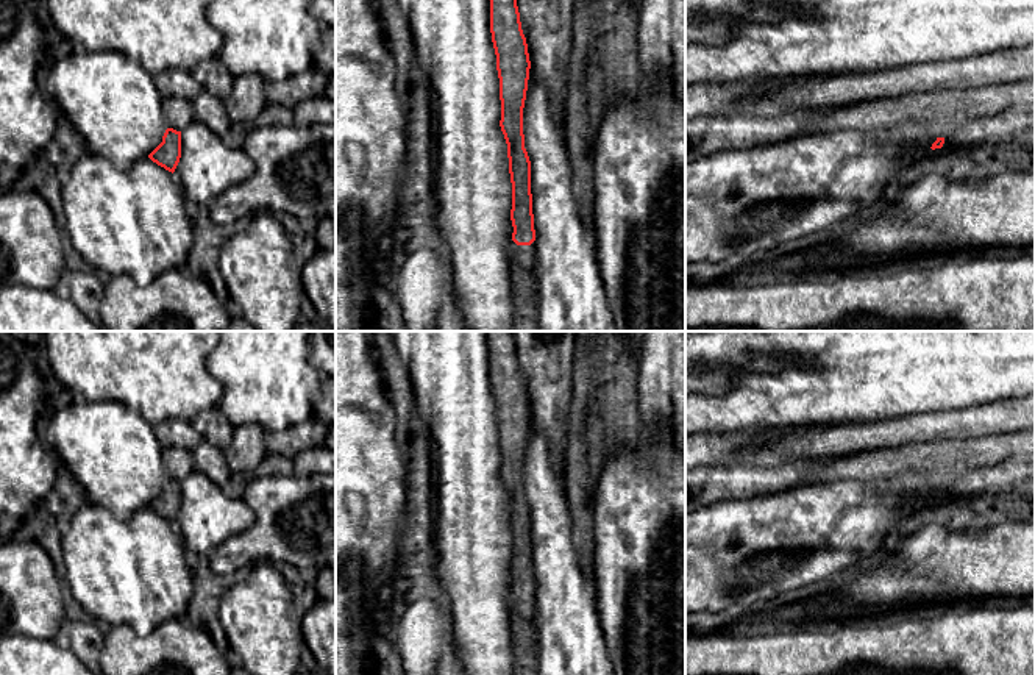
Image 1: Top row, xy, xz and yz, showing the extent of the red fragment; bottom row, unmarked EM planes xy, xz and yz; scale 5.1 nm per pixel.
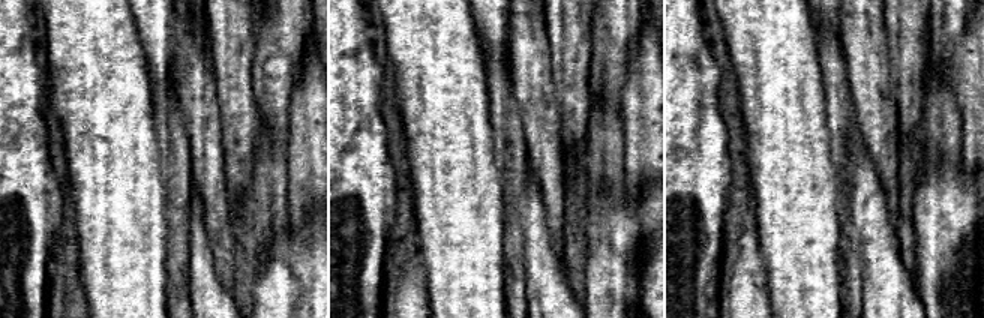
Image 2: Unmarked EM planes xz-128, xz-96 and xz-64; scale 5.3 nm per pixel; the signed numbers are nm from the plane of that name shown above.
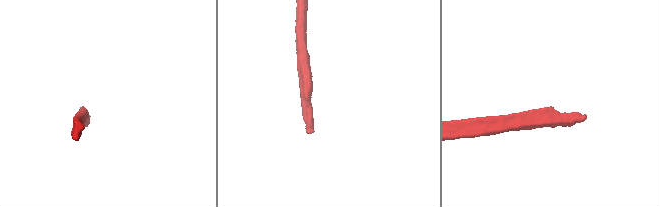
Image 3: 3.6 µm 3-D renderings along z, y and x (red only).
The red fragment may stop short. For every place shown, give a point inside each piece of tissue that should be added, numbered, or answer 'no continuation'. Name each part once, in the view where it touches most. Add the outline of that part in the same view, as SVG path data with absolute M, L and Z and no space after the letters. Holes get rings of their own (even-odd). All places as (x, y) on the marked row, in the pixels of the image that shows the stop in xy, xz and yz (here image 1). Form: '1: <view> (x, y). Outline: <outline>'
1: xy (178, 113). Outline: M170 97L162 100L162 114L169 128L183 131L195 120L194 105L189 98Z

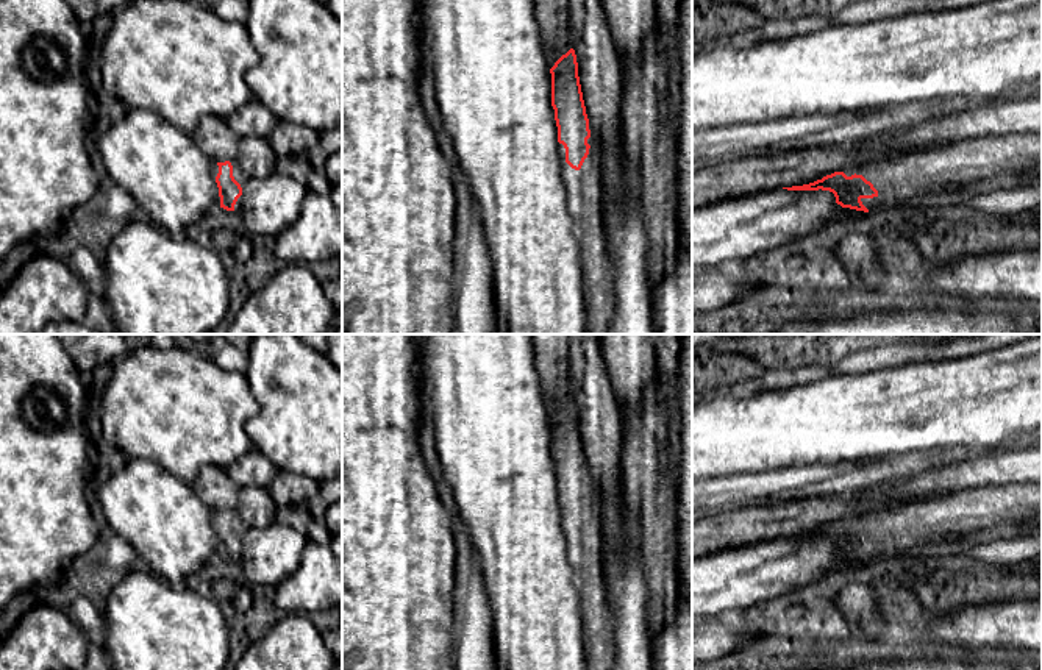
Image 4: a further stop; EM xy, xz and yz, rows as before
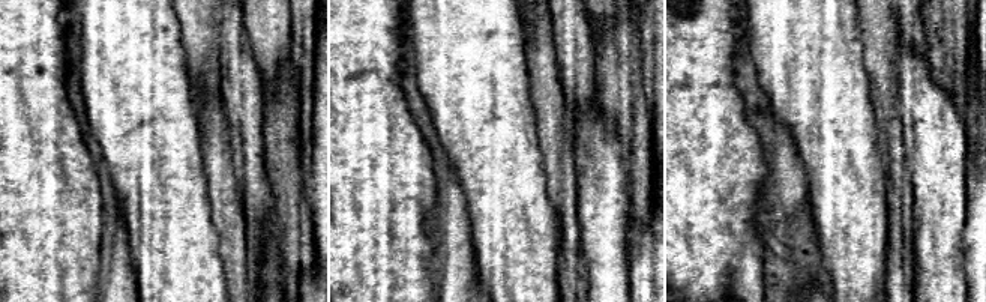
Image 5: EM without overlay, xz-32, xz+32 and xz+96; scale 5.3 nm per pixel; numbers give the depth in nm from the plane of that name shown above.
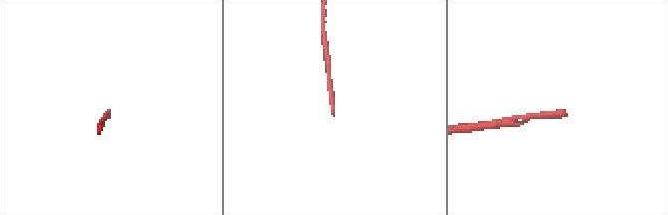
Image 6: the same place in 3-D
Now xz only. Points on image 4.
1: xz (585, 200). Outline: M559 144L562 180L567 187L567 208L573 220L573 234L580 244L580 267L584 294L591 309L608 306L611 297L609 262L603 223L603 195L595 158L589 148L580 170L566 162L566 148Z

